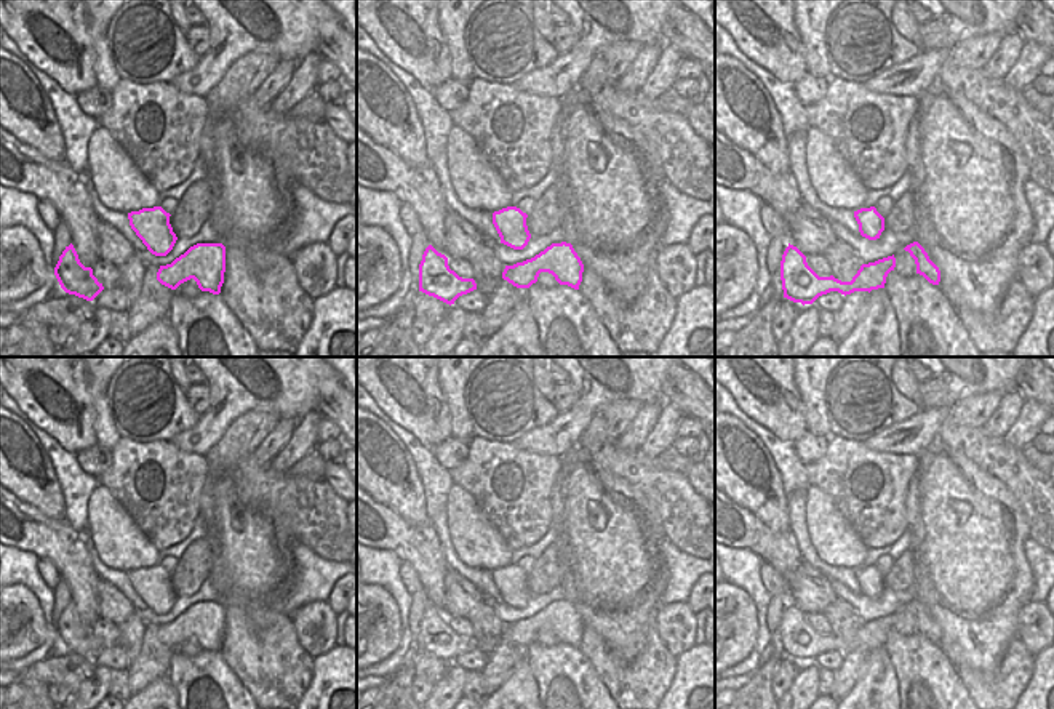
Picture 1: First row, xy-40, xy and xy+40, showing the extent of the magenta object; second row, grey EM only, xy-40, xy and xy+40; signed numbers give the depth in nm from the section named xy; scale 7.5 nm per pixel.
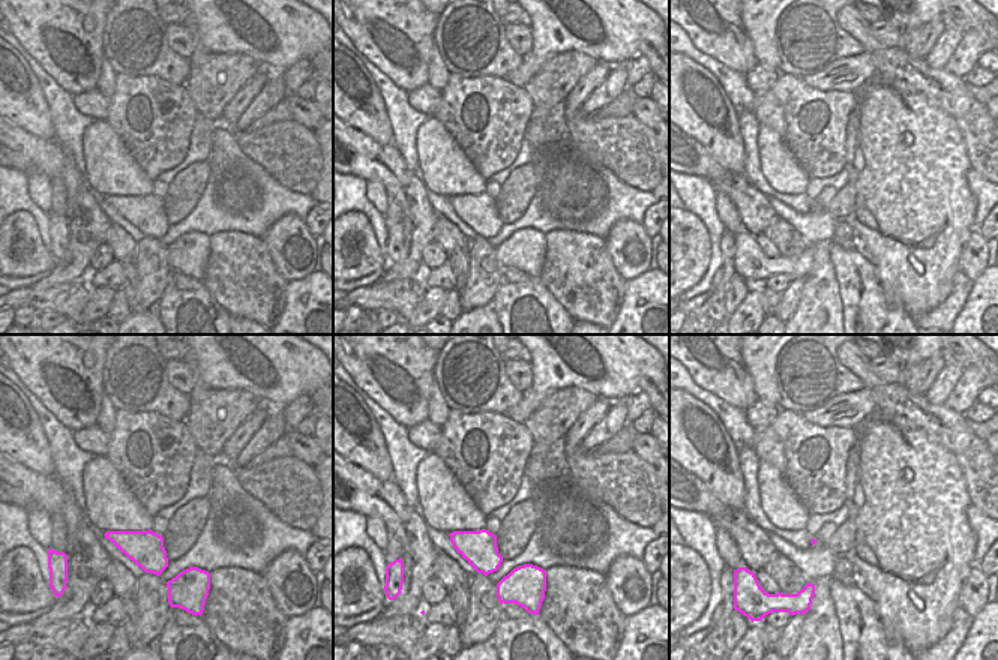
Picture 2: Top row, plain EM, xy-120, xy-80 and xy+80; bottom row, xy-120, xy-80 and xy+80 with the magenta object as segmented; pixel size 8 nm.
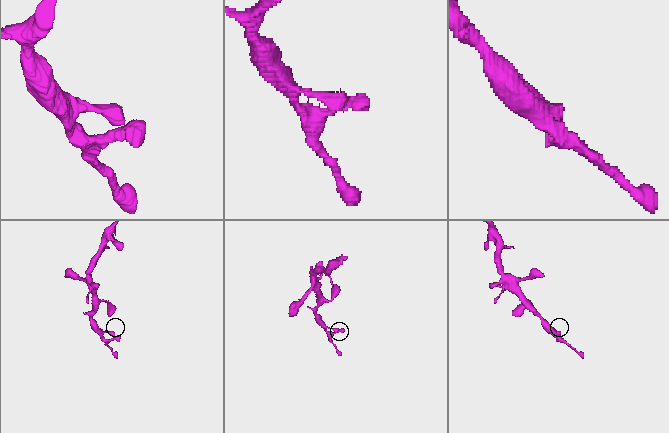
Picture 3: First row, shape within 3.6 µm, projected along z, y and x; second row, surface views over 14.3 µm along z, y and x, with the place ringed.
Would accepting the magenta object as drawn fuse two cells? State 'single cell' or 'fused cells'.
single cell

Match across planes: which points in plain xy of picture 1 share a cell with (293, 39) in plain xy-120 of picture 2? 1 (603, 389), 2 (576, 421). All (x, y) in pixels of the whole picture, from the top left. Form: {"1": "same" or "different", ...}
{"1": "same", "2": "same"}

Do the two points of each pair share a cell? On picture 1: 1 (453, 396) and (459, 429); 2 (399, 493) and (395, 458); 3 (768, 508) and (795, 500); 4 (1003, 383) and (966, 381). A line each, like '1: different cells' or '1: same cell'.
1: same cell
2: same cell
3: different cells
4: same cell

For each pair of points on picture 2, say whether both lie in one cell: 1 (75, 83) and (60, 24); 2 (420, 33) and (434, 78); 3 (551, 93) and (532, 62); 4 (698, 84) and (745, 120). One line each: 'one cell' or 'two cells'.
1: one cell
2: two cells
3: two cells
4: two cells

